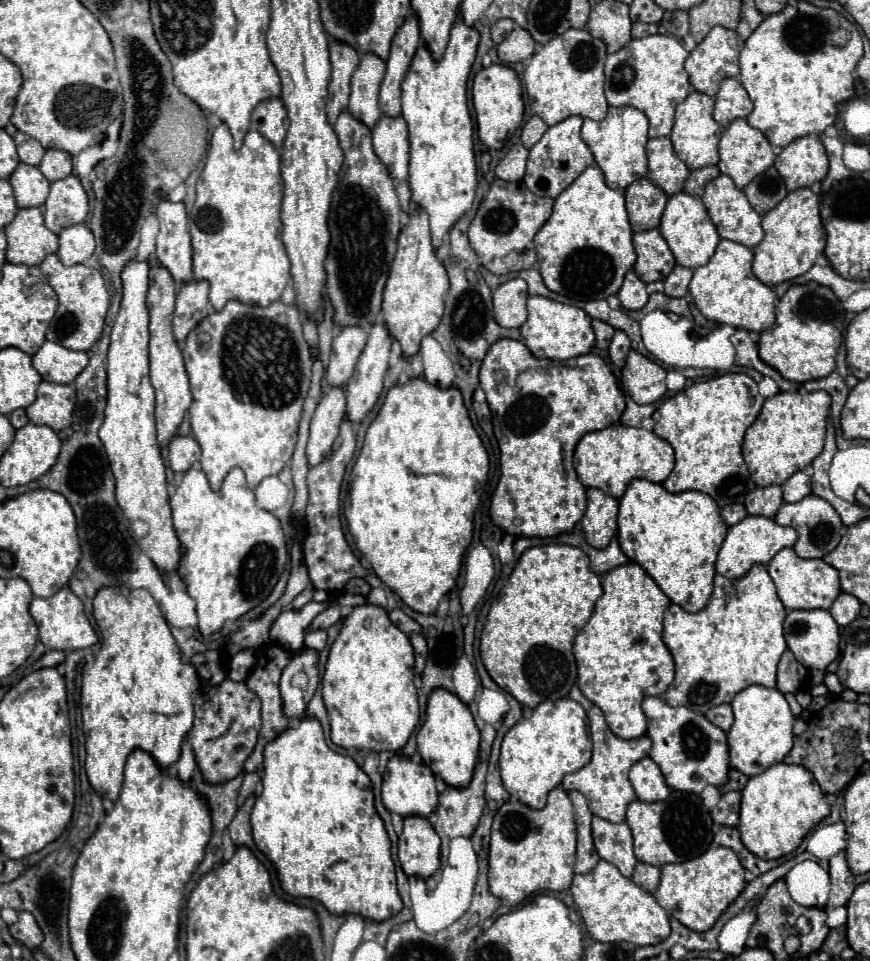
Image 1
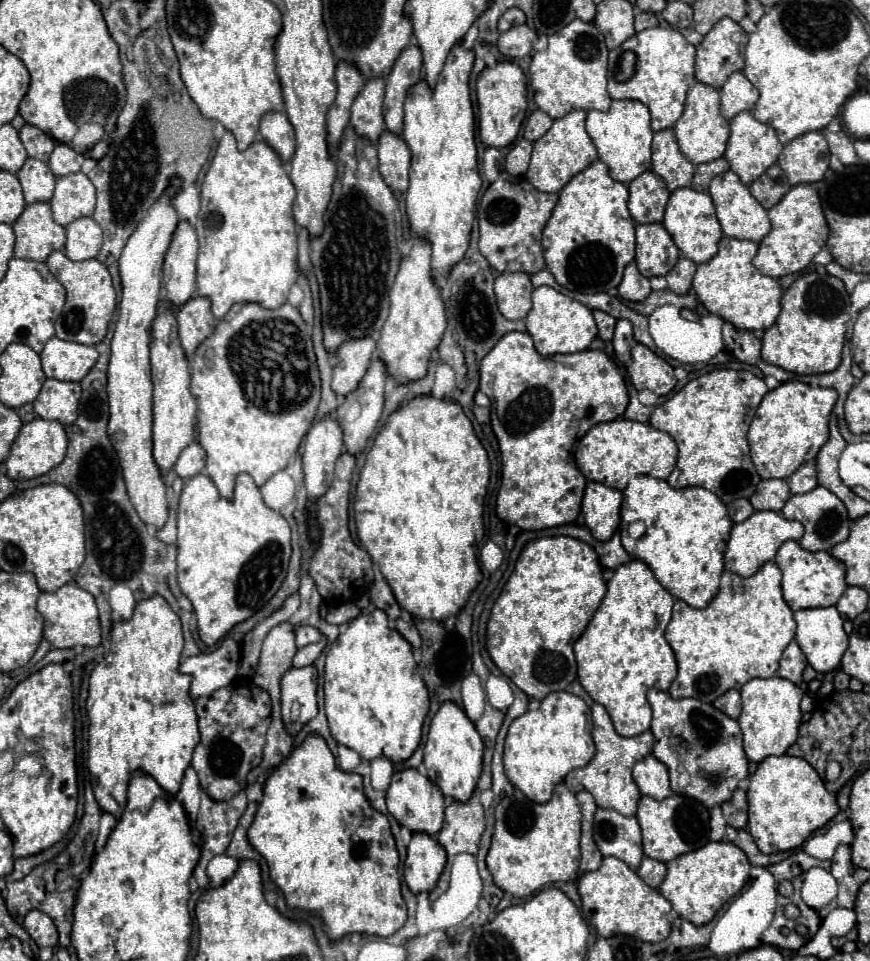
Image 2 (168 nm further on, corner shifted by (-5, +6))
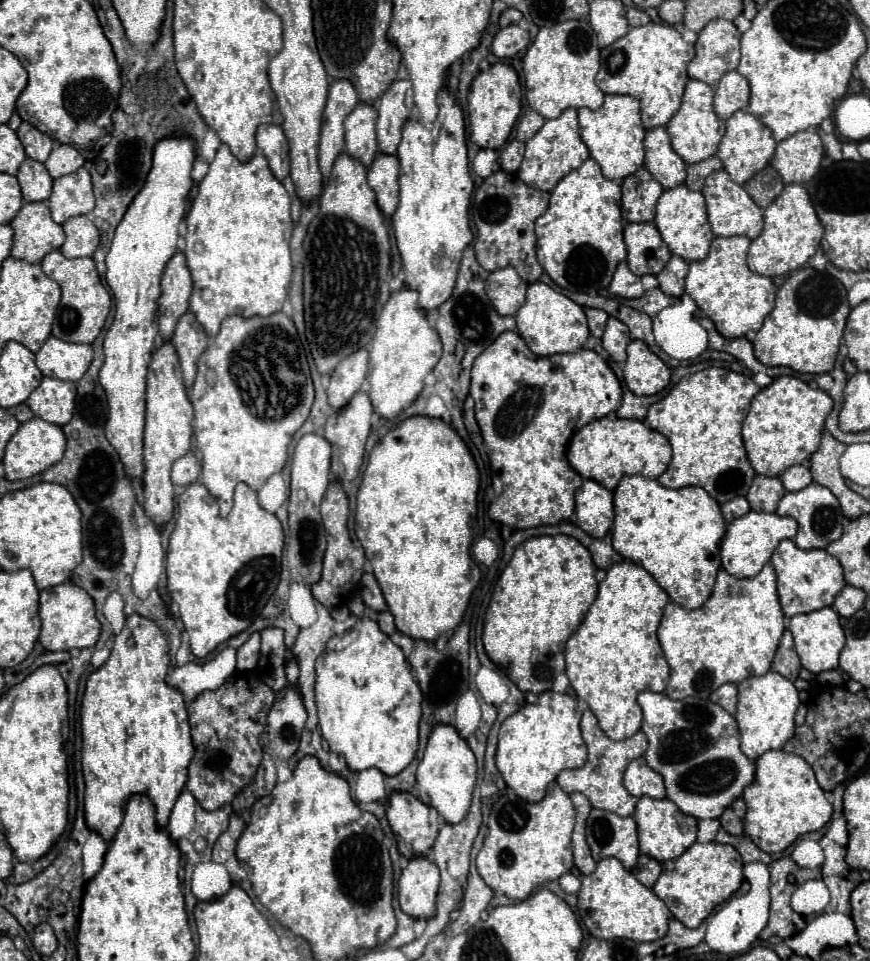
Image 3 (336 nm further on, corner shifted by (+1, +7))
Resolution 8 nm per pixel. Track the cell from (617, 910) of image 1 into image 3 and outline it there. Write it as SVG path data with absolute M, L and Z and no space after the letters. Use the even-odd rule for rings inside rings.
M604 858L598 868L582 876L582 890L578 894L578 912L588 932L595 938L612 940L628 938L634 942L652 942L668 932L670 910L646 886L642 886L632 872L628 872L618 858Z

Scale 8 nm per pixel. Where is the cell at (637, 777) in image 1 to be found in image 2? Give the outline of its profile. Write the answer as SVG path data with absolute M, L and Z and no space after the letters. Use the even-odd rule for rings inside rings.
M646 755L644 759L640 759L632 771L634 771L634 781L642 795L648 795L652 799L666 799L668 795L672 795L668 769L654 755Z

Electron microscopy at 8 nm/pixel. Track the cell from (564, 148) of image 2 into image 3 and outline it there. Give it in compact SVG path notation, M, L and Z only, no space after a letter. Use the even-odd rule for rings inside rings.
M568 108L558 118L546 120L544 126L536 132L536 136L530 142L526 142L526 154L518 170L518 178L526 182L530 188L550 192L568 172L576 170L588 158L588 148L578 132L578 114L574 108Z

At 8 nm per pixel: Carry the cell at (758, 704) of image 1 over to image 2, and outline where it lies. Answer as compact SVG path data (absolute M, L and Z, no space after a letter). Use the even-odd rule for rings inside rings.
M774 675L768 679L750 679L740 689L740 695L742 695L742 713L738 717L738 723L744 735L746 757L754 763L760 763L770 755L784 755L798 737L798 727L802 721L800 699L804 691L794 683L788 683L788 679Z

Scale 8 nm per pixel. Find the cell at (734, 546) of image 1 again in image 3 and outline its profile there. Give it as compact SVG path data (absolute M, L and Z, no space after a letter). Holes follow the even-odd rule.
M750 510L748 514L736 518L728 526L728 532L722 540L722 568L736 578L756 576L762 570L762 566L770 562L770 556L776 550L776 546L780 544L780 540L794 538L796 530L798 530L798 524L790 516L778 516L778 514Z

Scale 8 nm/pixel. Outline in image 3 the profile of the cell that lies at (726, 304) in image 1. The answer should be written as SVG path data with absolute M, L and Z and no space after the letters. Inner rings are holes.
M746 236L732 238L714 238L710 252L704 260L690 262L690 272L686 276L686 294L698 304L698 308L714 322L716 330L732 340L740 338L746 332L758 332L764 318L774 308L776 286L770 278L754 274L746 264L750 240Z

